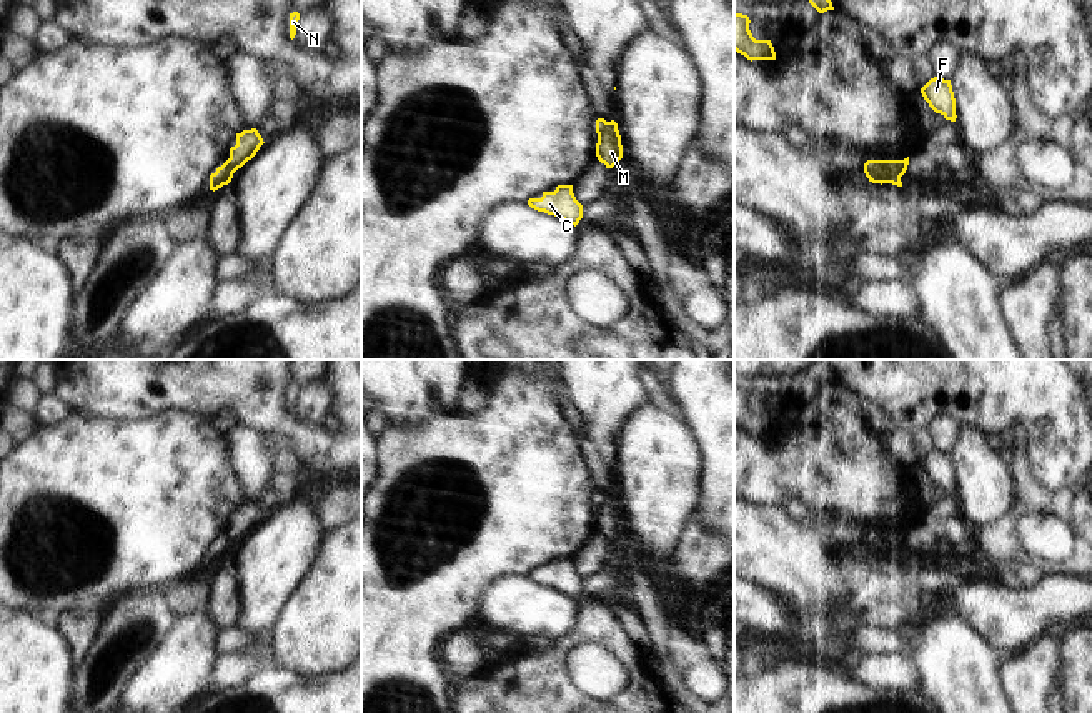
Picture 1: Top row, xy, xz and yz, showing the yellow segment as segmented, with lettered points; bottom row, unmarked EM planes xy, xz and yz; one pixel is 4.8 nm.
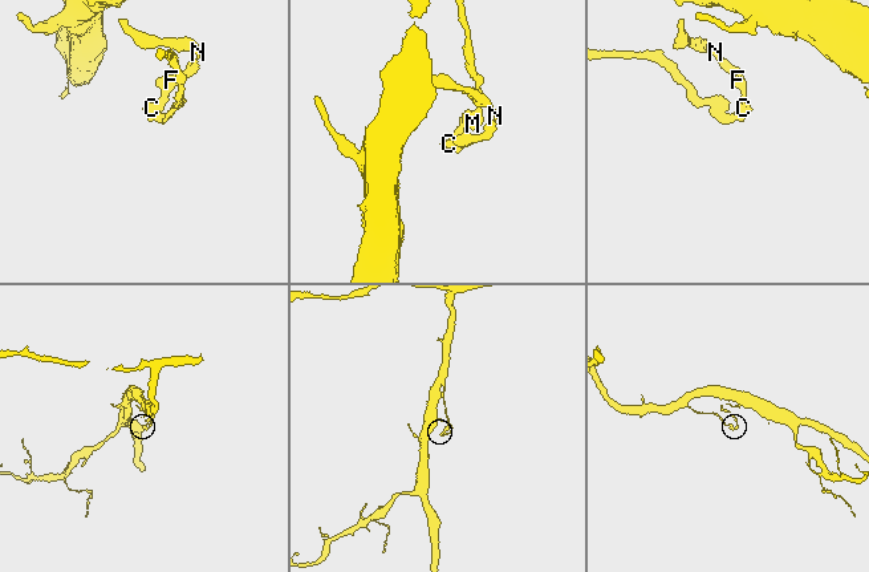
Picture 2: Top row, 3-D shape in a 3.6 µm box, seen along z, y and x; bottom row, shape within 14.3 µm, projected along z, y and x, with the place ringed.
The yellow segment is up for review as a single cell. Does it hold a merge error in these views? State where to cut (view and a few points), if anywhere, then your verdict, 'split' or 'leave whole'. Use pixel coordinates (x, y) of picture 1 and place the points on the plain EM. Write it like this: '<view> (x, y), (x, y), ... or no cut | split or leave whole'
yz (876, 533), (903, 547) | split

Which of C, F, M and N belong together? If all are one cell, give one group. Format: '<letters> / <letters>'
C F N / M

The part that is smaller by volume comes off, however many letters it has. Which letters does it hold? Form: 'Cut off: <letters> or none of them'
Cut off: C, F, N

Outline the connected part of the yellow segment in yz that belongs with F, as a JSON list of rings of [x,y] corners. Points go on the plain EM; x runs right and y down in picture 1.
[[[934,450],[921,461],[921,466],[936,486],[941,486],[946,493],[956,495],[956,471],[951,453]]]

